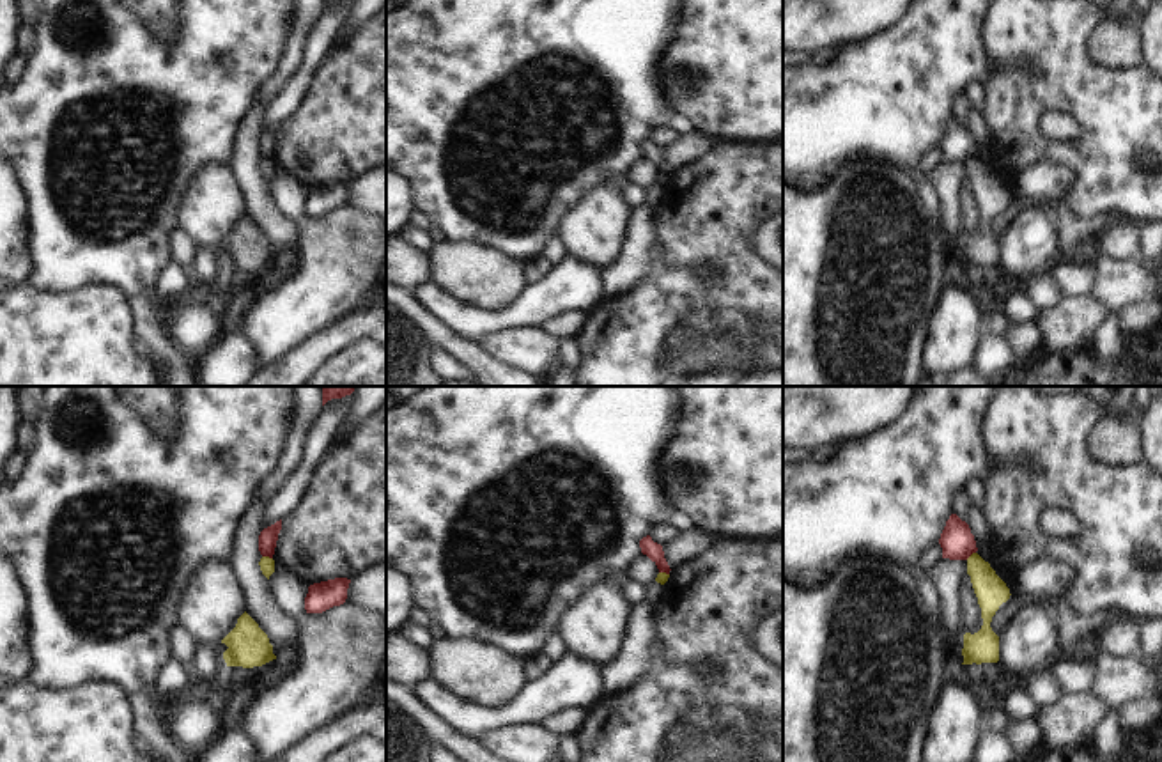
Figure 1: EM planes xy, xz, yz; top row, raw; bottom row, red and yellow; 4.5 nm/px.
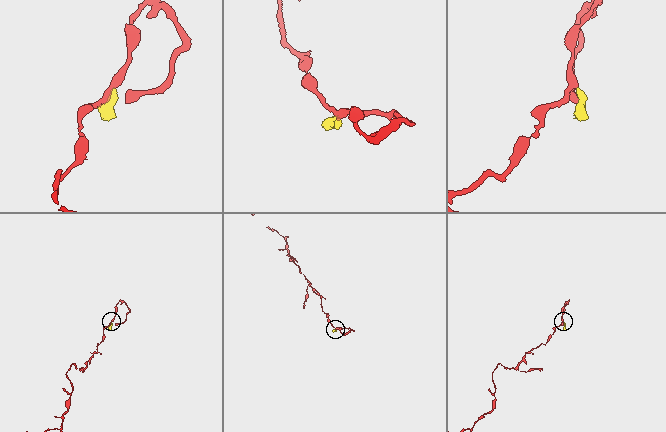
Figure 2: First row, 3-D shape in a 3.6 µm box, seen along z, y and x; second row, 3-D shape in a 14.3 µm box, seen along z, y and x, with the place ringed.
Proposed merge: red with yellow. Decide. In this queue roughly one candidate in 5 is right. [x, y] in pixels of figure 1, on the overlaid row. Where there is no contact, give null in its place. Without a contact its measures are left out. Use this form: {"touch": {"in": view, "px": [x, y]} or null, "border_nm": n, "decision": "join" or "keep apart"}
{"touch": {"in": "xy", "px": [268, 555]}, "border_nm": 50, "decision": "keep apart"}

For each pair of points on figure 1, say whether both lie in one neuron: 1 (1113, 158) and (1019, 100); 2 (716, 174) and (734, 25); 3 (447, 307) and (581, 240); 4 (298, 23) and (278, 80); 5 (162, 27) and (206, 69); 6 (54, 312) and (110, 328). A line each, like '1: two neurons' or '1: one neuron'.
1: one neuron
2: two neurons
3: two neurons
4: one neuron
5: two neurons
6: one neuron

